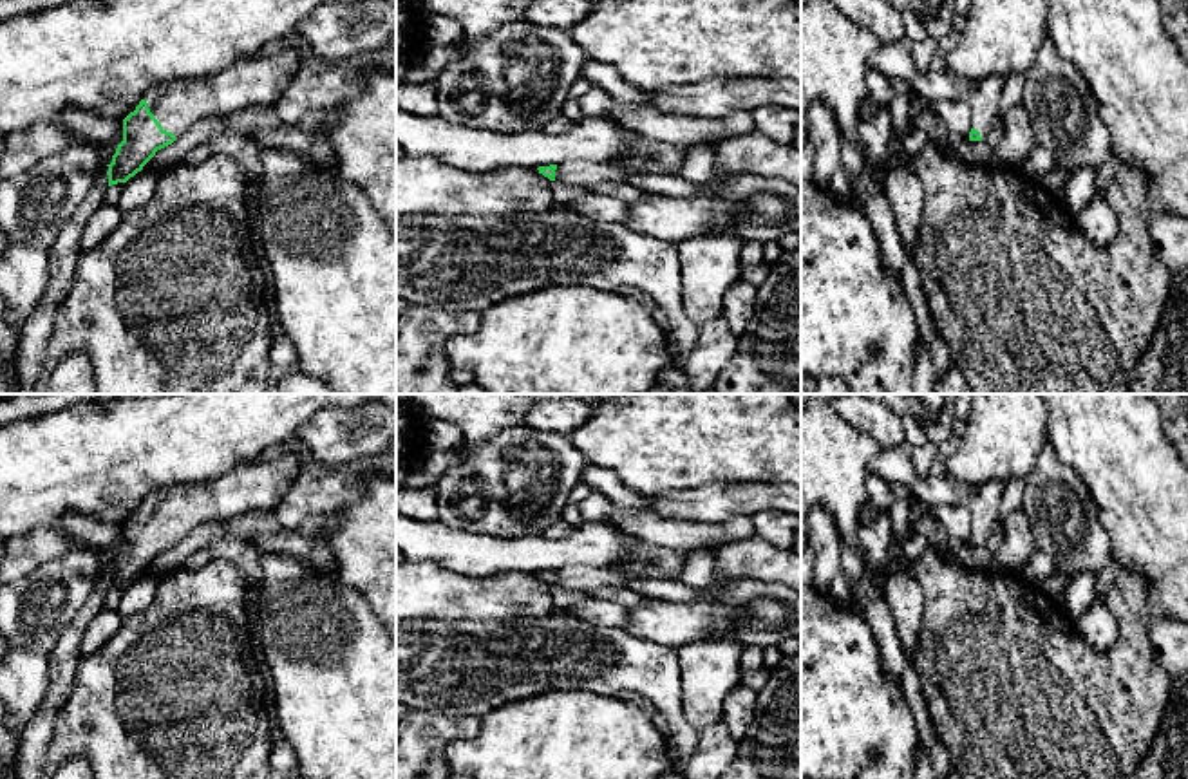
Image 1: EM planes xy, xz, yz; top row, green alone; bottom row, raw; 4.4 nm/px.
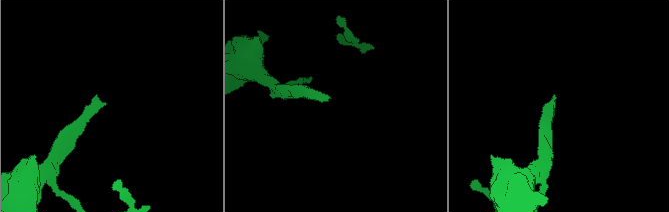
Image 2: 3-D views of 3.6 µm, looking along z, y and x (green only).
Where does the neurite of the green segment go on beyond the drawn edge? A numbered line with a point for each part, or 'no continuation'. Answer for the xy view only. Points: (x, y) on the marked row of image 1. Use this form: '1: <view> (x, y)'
1: xy (178, 103)

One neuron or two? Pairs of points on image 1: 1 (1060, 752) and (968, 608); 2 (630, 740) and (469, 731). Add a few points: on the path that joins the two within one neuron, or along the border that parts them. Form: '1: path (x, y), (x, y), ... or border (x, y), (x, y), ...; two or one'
1: path (1031, 716), (1015, 694), (991, 644); one
2: border (483, 722), (474, 736), (456, 738), (443, 754); two

